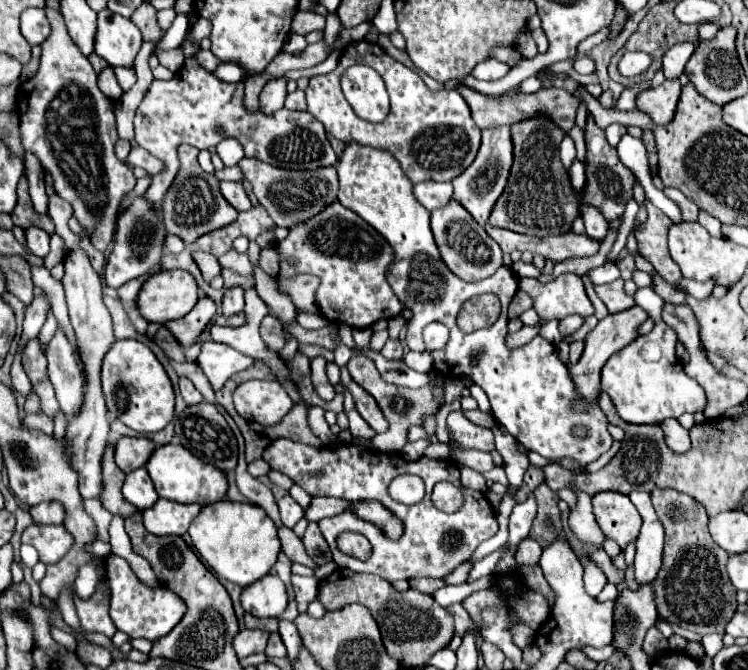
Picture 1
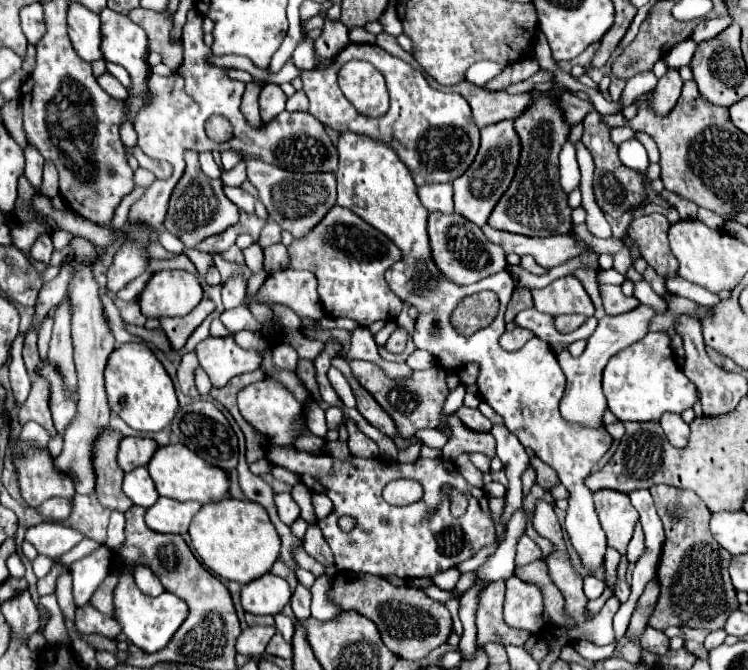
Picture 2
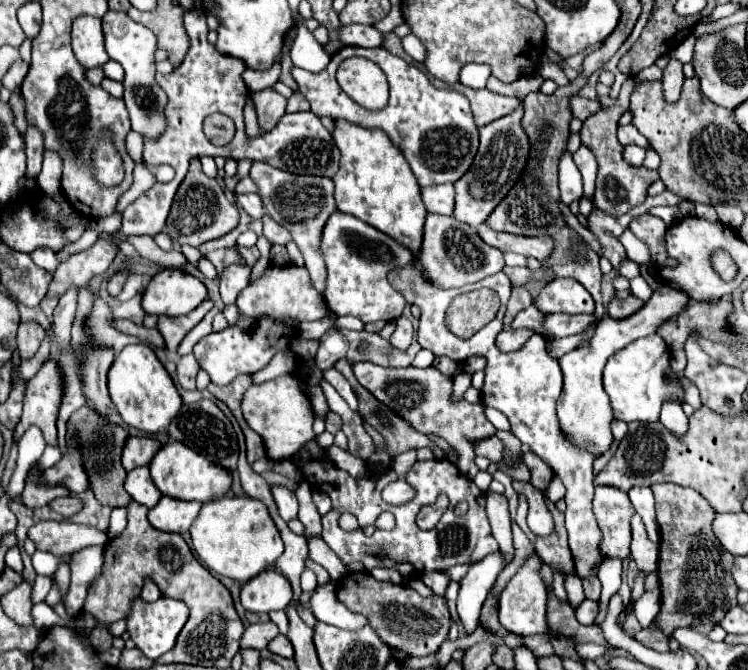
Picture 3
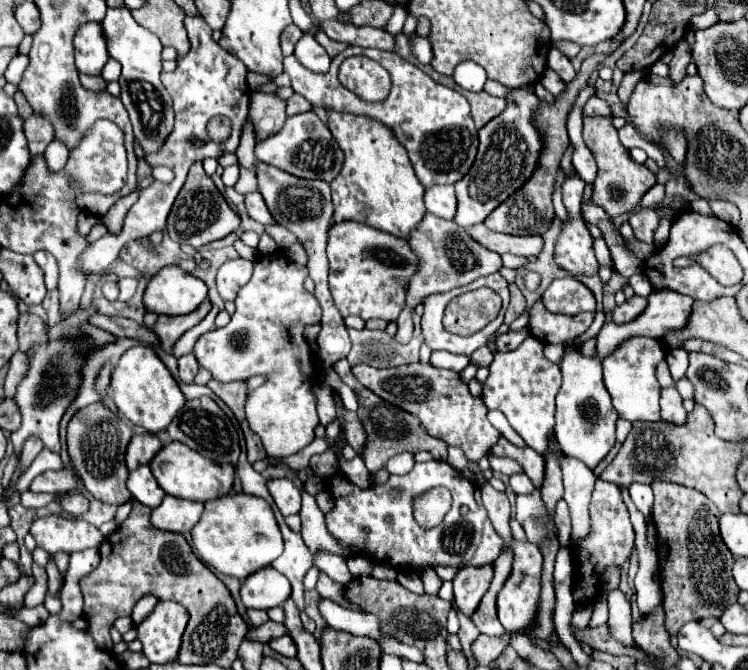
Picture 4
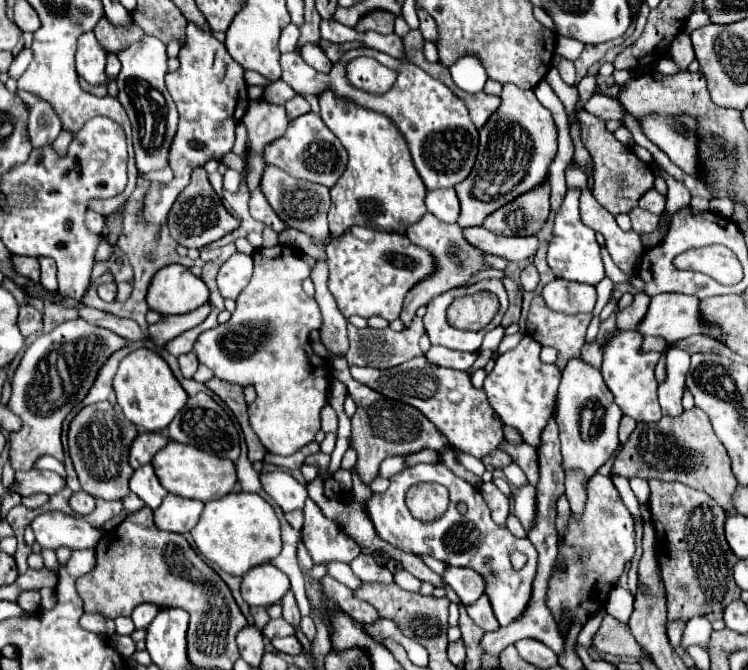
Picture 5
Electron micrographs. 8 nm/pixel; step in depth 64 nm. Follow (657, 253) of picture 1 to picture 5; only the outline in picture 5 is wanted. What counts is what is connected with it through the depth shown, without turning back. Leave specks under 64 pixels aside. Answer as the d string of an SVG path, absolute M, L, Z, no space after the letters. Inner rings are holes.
M642 208L632 210L628 216L632 220L632 230L638 232L640 236L642 234L652 234L656 230L656 226L658 226L658 220L660 220L656 214L652 214L648 210L642 210Z

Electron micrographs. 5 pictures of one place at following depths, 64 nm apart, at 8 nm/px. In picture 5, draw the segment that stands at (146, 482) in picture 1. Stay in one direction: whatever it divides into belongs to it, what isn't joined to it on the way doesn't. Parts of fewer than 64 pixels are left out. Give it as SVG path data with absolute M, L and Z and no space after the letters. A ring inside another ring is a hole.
M150 464L140 466L140 468L132 474L132 478L130 478L130 490L132 490L138 498L142 498L144 504L150 506L152 510L156 510L156 508L162 504L164 496L168 494L168 492L160 486L160 482L158 482L158 478L156 478L156 474L154 474L154 470L152 470Z

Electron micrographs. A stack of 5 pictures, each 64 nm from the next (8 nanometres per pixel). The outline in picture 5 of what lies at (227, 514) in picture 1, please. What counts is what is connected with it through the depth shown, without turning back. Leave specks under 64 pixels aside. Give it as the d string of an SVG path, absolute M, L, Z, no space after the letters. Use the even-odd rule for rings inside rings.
M232 492L224 498L206 502L200 522L192 528L192 538L196 542L198 554L216 564L220 570L232 576L244 576L248 570L268 564L280 554L280 522L274 508L258 494Z

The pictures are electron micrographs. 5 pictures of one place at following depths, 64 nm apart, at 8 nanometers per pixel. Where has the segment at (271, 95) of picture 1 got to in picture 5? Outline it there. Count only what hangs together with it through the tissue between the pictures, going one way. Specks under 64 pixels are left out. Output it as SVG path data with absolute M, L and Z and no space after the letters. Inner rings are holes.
M264 98L252 100L242 122L248 128L248 186L250 192L258 188L260 184L260 176L262 170L266 166L264 158L262 158L262 150L264 144L270 144L272 140L280 138L286 132L288 126L288 118L286 118L286 110L284 106L266 102Z

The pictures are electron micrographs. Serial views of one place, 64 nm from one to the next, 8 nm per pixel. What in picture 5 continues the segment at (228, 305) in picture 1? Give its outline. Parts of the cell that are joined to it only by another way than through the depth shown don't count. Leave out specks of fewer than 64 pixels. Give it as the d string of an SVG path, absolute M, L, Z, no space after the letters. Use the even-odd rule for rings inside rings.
M236 252L230 260L226 260L218 270L218 290L222 298L236 298L240 290L248 284L252 276L252 256Z

